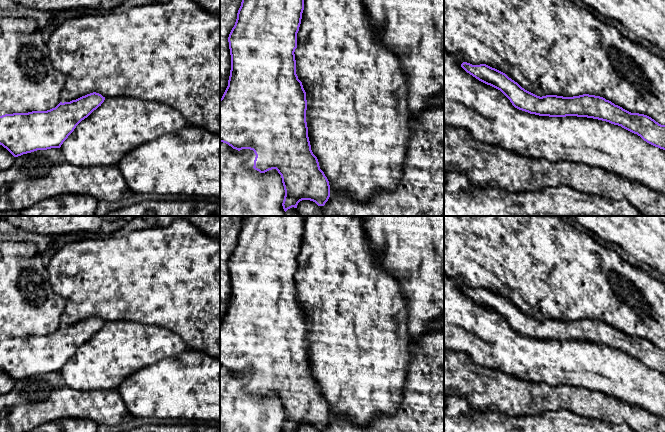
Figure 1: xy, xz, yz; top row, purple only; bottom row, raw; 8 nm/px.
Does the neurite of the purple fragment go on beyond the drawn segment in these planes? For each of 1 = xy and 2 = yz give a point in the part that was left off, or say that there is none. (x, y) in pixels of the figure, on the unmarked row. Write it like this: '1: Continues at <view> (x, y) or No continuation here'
1: No continuation here
2: No continuation here

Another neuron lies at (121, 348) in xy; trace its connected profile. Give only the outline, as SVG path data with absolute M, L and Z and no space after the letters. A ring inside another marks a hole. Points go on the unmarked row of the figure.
M107 321L76 350L60 373L66 385L76 390L113 390L138 370L174 357L186 349L186 343L166 328L131 321Z

